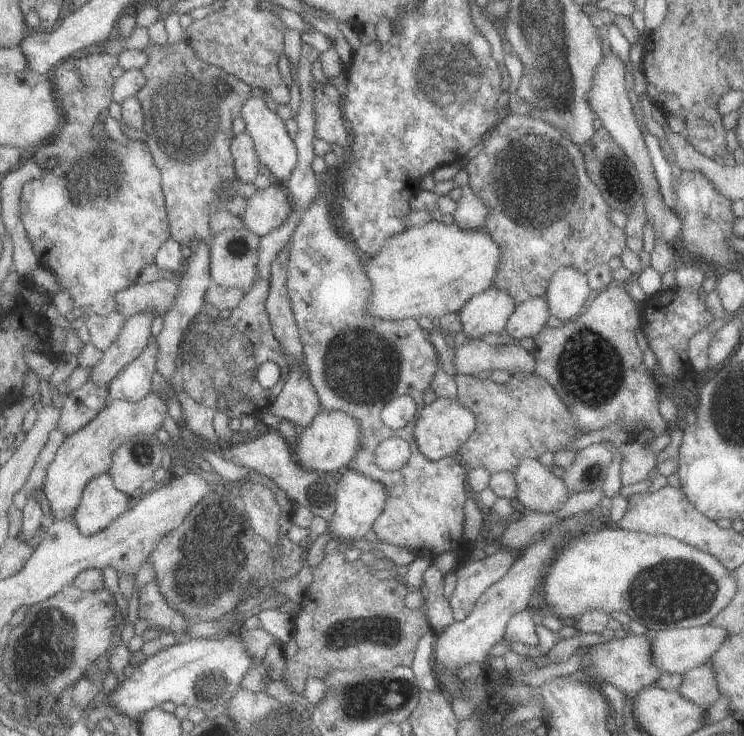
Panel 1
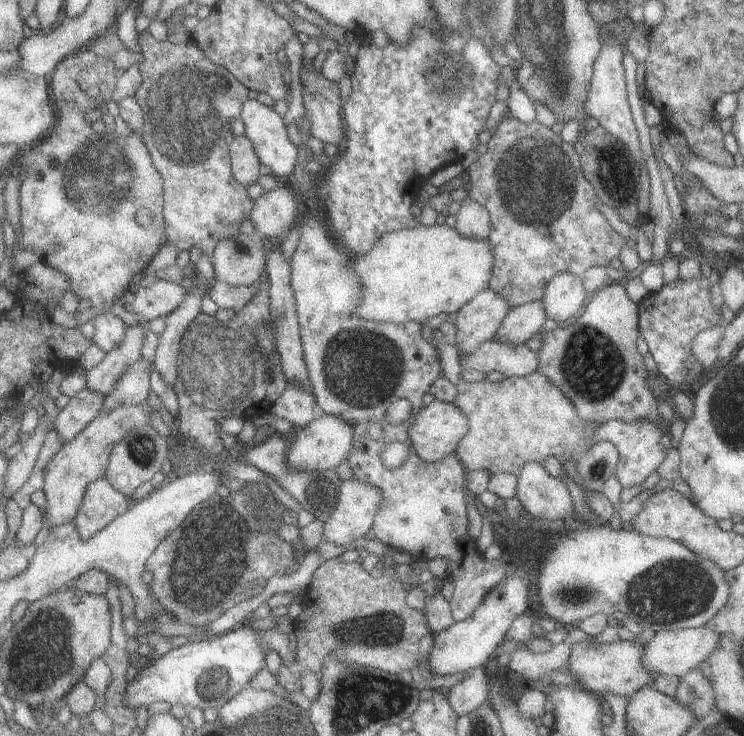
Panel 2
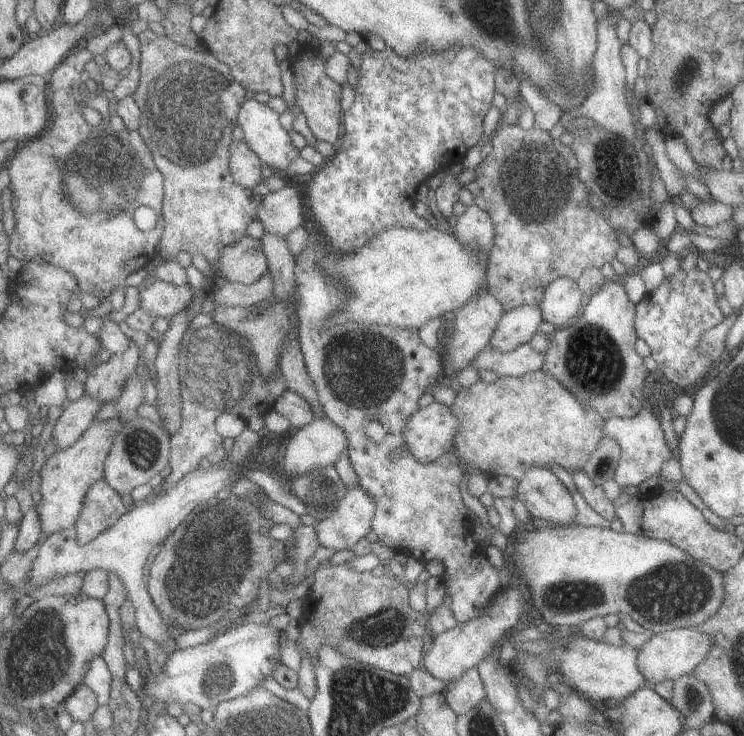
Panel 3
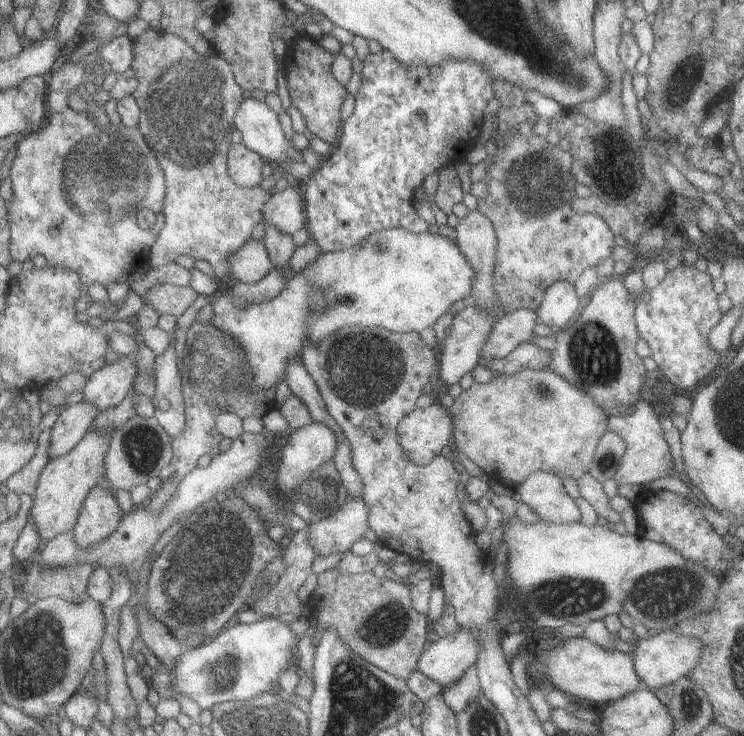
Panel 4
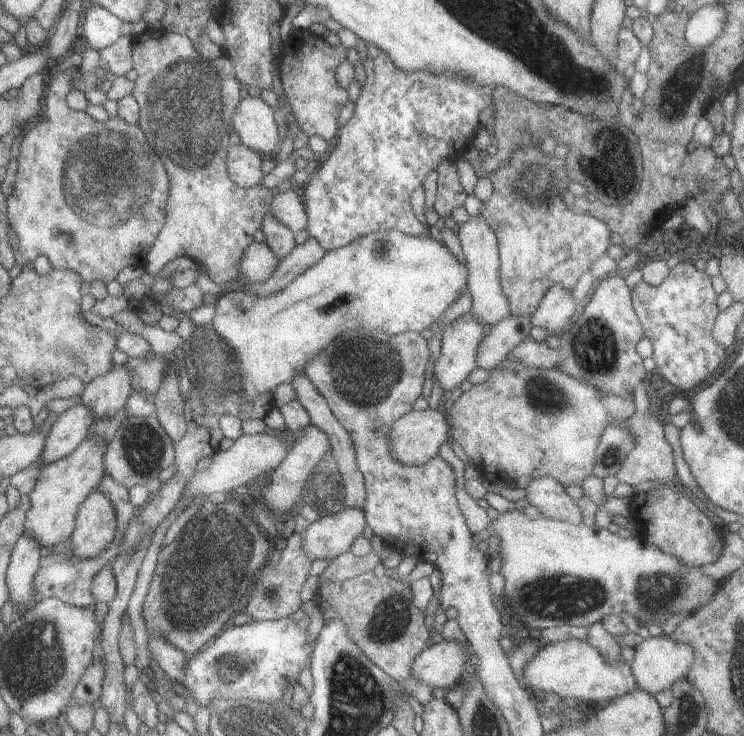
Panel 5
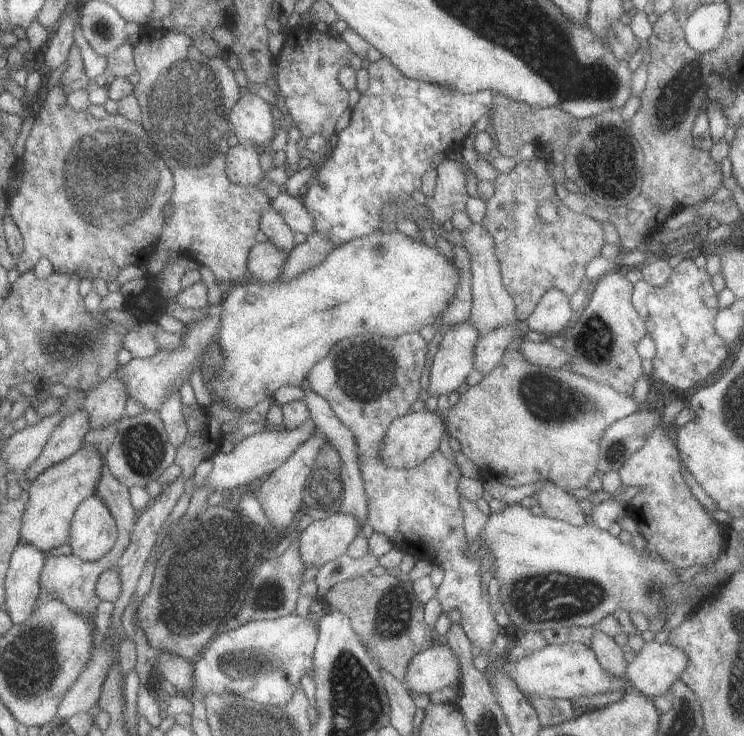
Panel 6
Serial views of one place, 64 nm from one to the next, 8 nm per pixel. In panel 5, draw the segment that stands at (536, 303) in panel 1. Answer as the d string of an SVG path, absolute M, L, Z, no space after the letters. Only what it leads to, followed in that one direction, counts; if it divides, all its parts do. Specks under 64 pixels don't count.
M514 313L494 324L478 344L476 366L488 371L496 369L514 346L530 338L532 327L530 316L518 316Z

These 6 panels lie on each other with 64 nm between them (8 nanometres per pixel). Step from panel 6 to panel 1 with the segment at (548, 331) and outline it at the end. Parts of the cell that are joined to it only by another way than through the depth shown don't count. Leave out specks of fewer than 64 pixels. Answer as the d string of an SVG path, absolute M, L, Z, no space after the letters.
M559 268L553 275L545 292L550 316L568 321L580 313L593 293L590 292L586 273L576 268Z

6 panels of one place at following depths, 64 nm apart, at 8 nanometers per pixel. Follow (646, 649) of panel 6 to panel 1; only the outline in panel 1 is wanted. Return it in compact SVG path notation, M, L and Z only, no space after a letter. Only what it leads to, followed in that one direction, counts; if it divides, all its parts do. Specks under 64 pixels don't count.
M710 623L701 627L682 629L666 629L651 634L652 664L660 668L661 672L670 674L684 674L698 665L706 663L710 656L722 646L728 632L724 628L710 626Z

